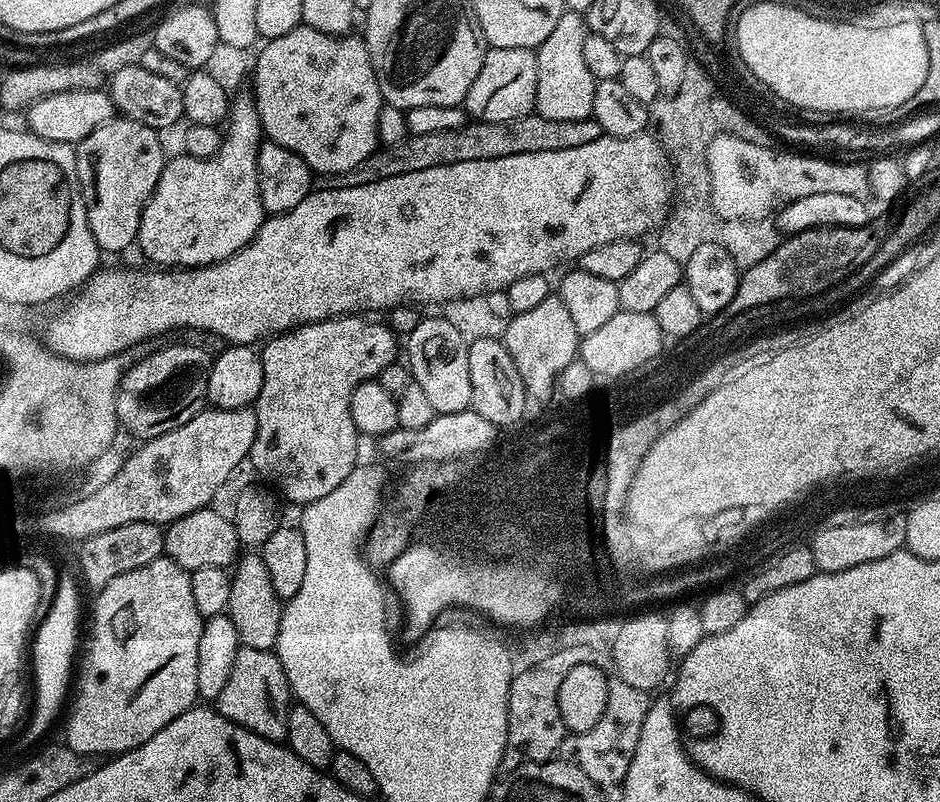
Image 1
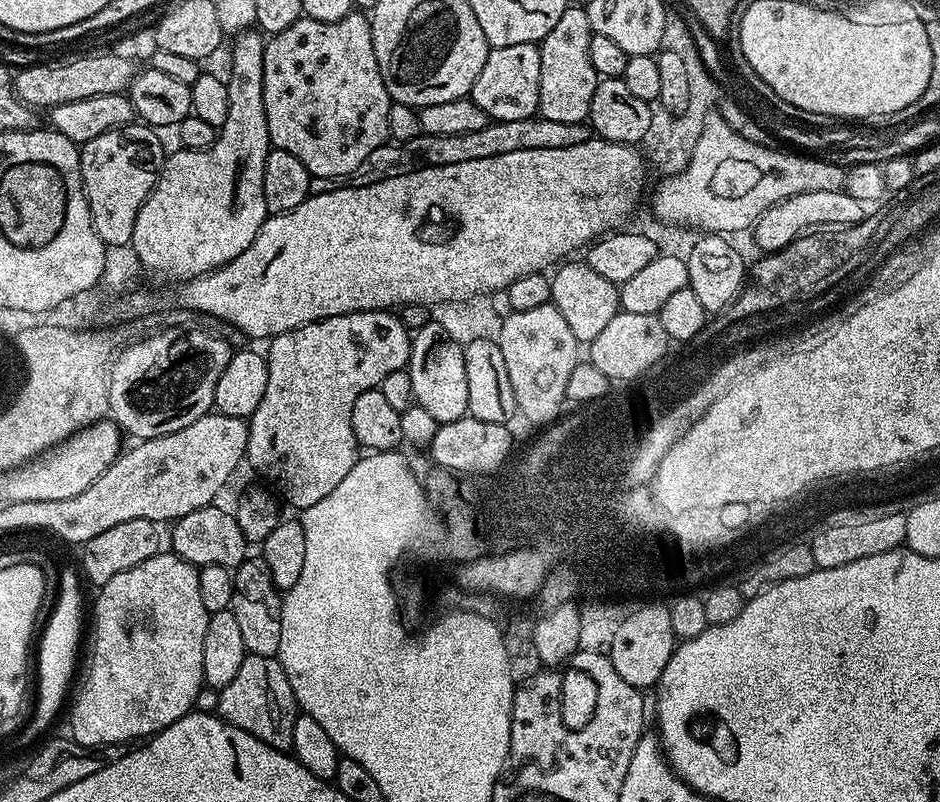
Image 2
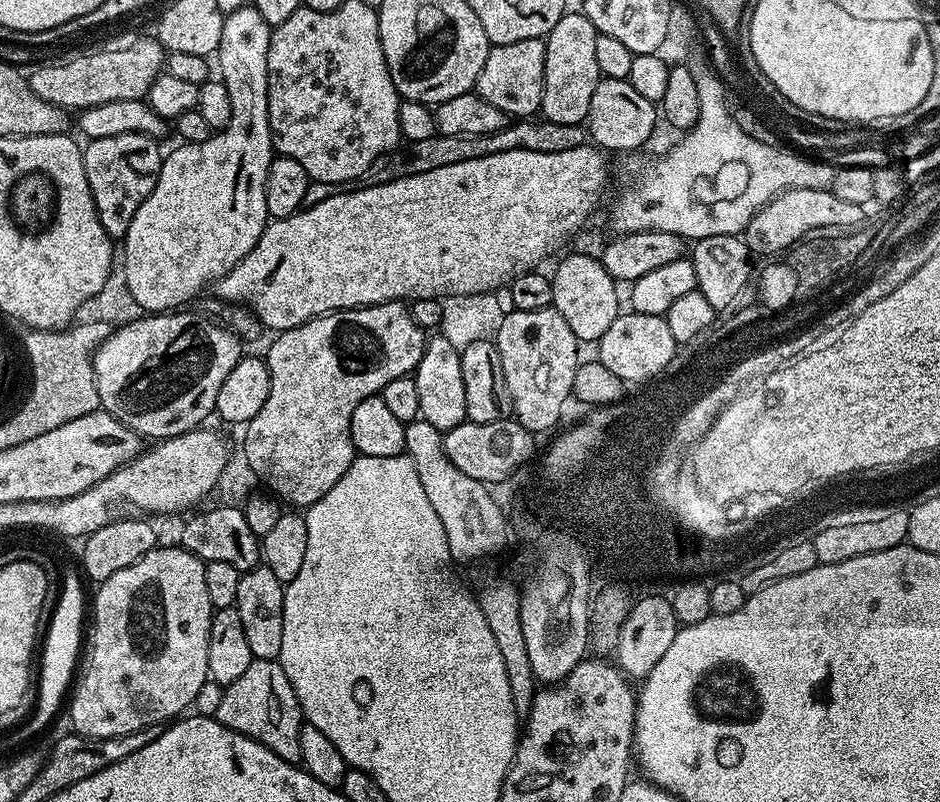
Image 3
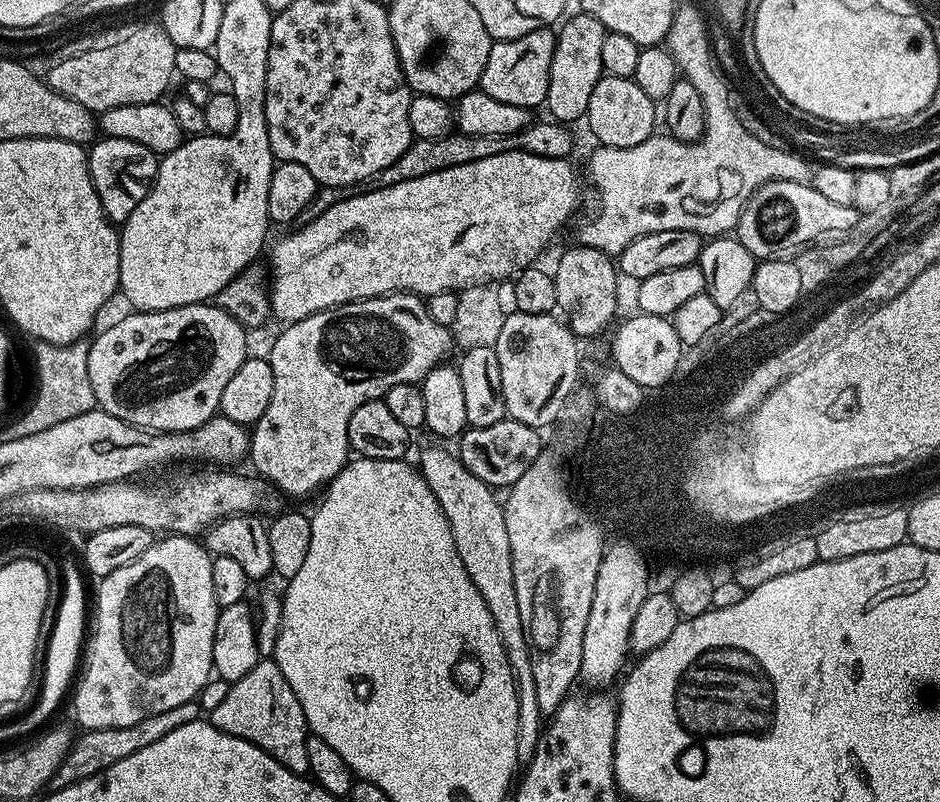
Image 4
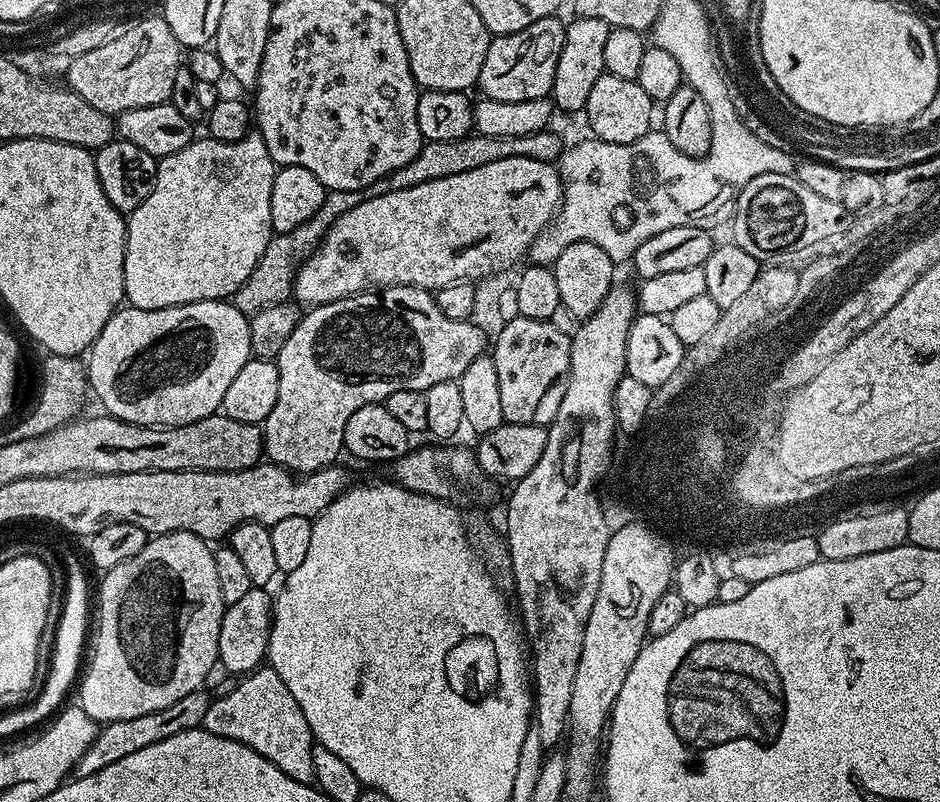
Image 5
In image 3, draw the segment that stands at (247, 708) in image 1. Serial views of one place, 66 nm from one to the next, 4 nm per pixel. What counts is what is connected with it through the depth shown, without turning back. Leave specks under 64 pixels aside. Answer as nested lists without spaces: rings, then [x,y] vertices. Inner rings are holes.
[[[252,659],[250,666],[246,666],[246,671],[221,692],[224,693],[216,704],[216,712],[214,711],[214,718],[219,724],[243,736],[249,736],[251,740],[258,741],[286,762],[300,764],[300,725],[305,723],[305,718],[303,712],[300,711],[298,698],[294,694],[294,686],[290,686],[290,678],[286,678],[286,670],[282,670],[279,659]]]

